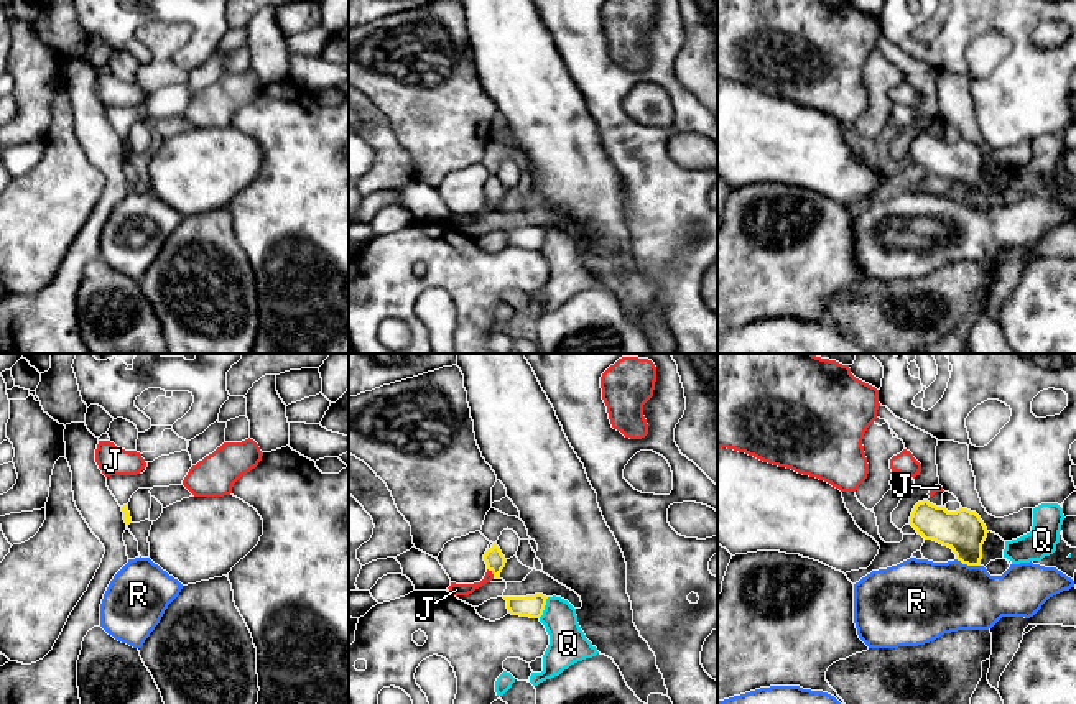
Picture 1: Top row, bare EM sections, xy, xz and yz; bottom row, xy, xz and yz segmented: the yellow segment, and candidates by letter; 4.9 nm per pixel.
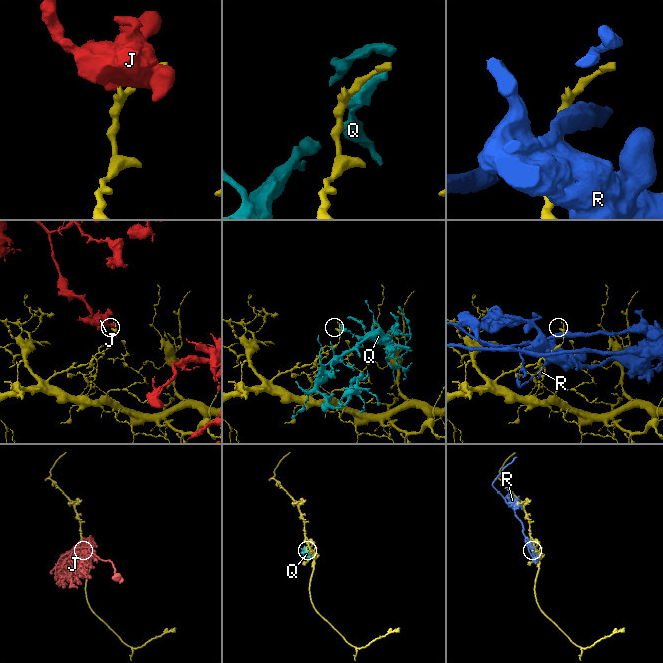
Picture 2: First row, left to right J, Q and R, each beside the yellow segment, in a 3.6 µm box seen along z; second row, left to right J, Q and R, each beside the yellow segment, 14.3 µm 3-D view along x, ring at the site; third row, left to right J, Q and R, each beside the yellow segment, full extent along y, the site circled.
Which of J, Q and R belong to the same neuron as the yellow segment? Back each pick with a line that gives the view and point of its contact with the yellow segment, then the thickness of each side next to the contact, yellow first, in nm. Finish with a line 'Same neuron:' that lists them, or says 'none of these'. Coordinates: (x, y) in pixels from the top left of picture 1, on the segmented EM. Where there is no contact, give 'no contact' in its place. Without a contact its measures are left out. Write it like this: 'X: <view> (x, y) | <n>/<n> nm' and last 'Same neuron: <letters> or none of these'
Same neuron: none of these

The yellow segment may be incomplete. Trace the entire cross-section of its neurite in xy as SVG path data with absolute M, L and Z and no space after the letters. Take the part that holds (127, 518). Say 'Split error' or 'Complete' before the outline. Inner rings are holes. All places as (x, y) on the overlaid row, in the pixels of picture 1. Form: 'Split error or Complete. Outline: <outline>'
Split error. Outline: M181 451L148 462L143 474L107 477L107 487L122 507L127 526L132 523L128 502L138 489L181 485L191 467L189 452Z

